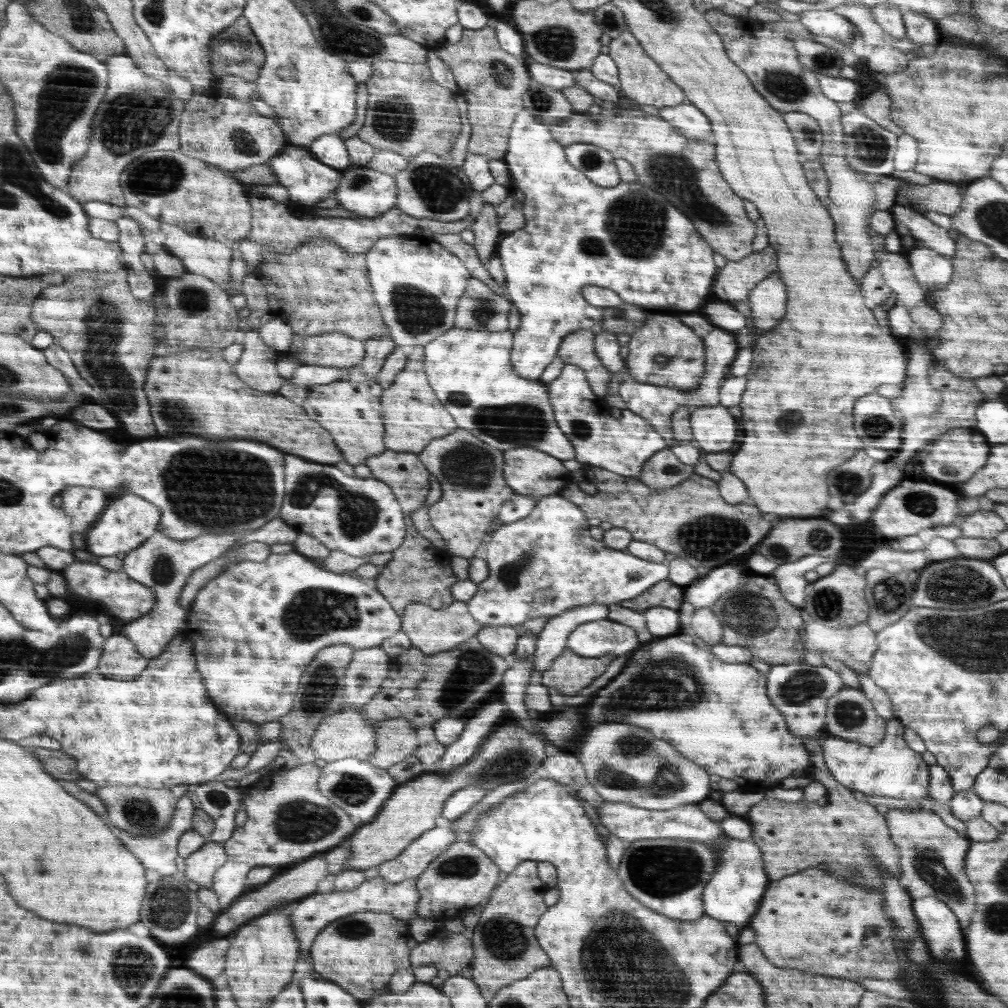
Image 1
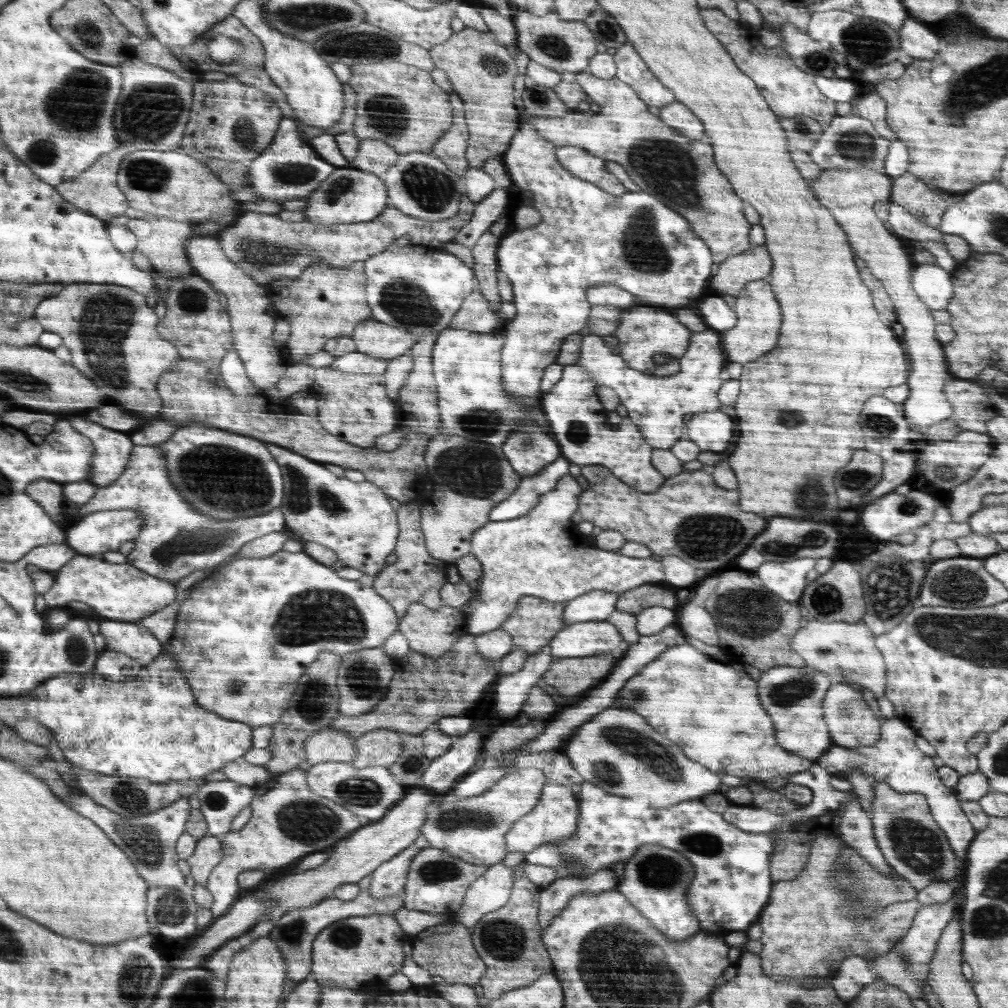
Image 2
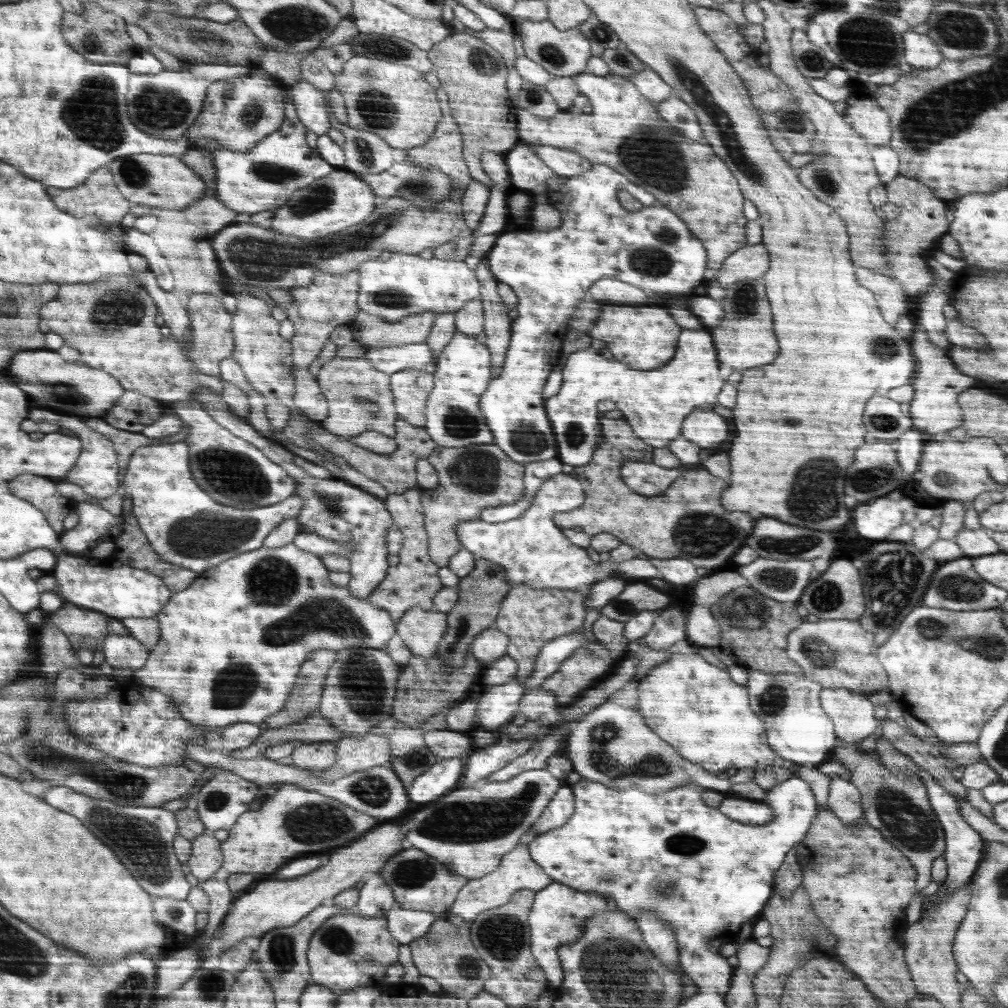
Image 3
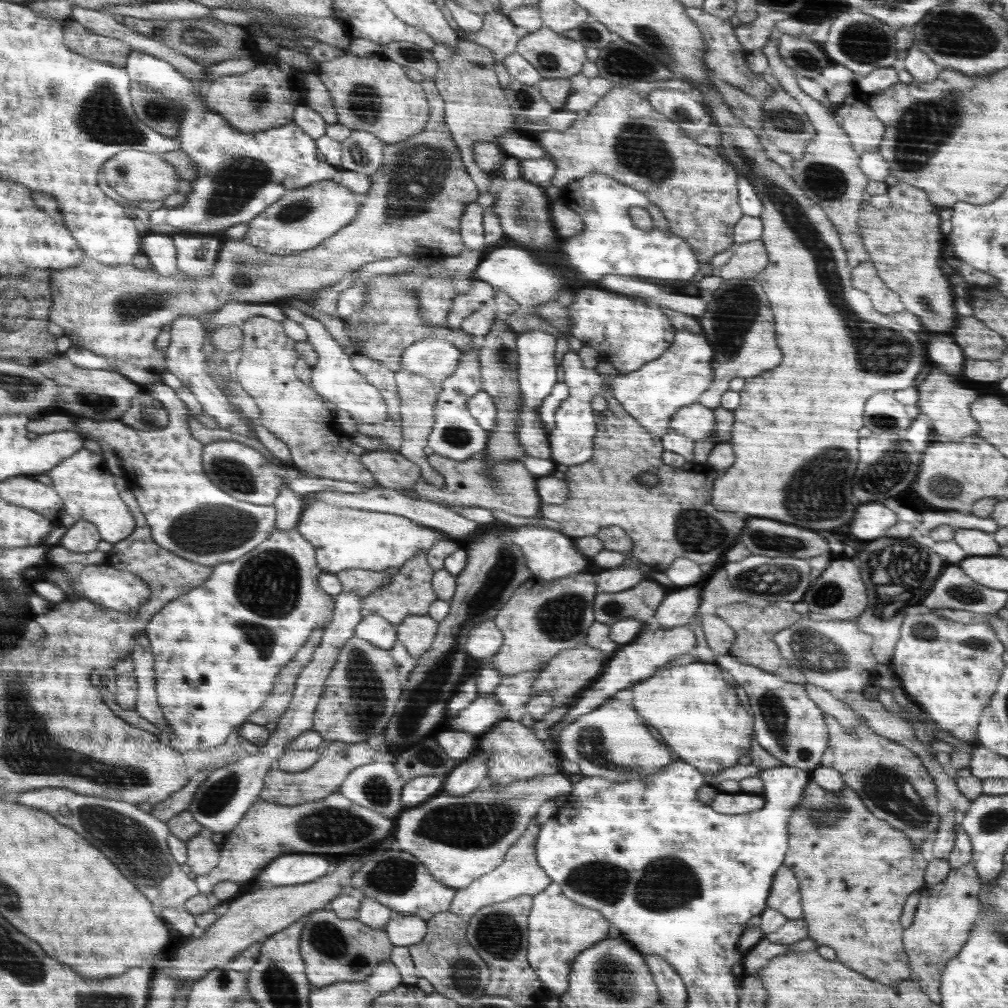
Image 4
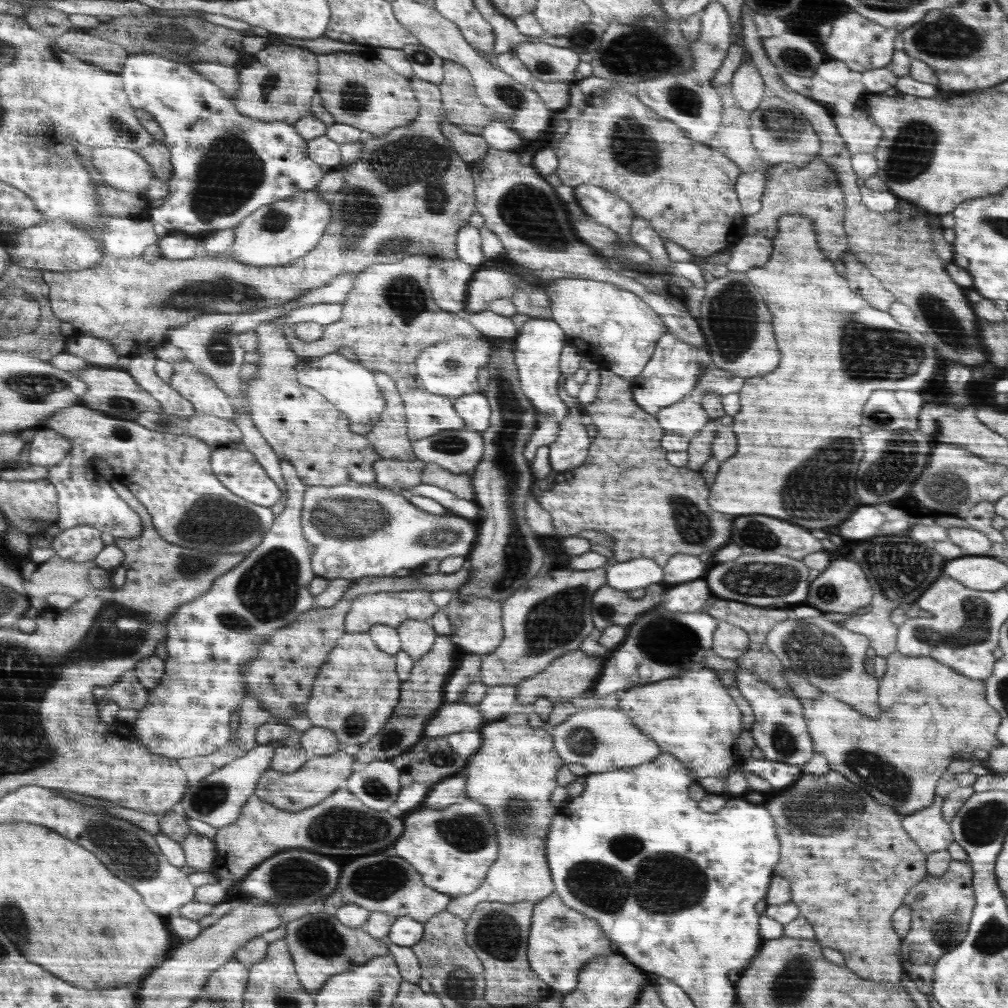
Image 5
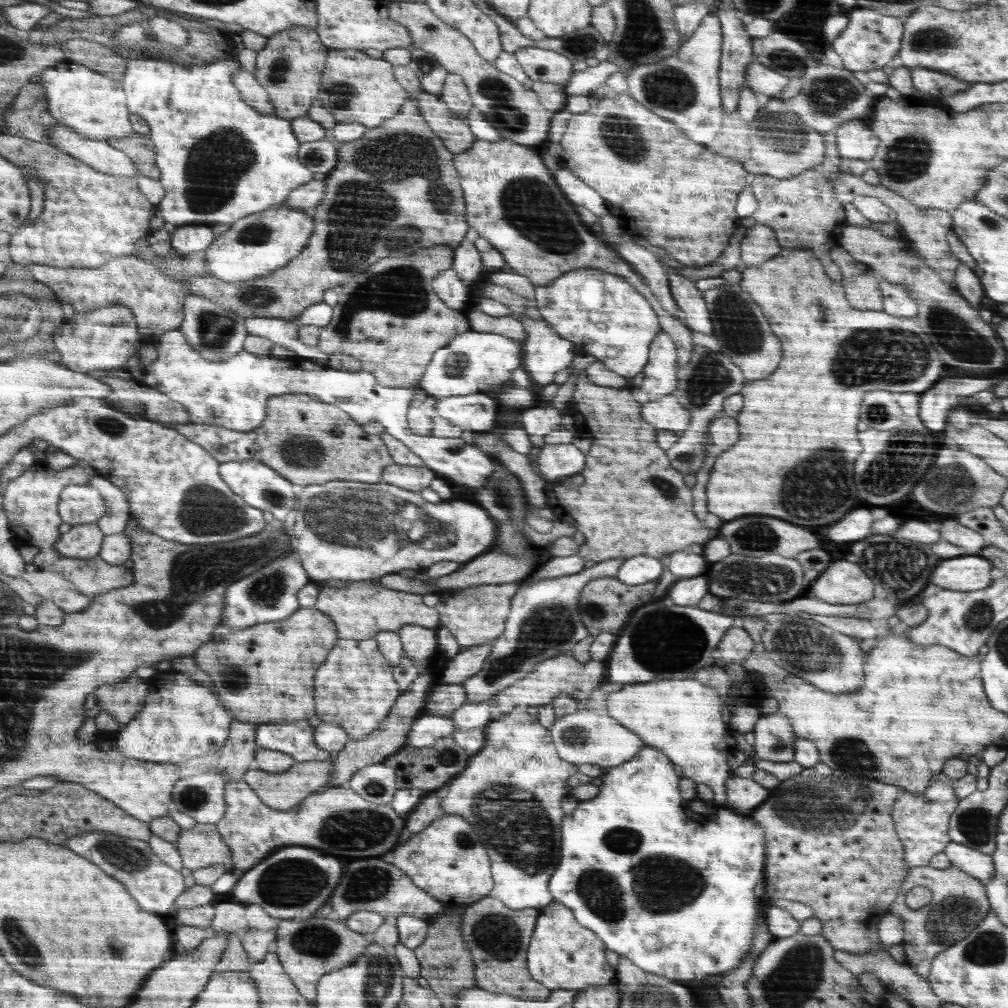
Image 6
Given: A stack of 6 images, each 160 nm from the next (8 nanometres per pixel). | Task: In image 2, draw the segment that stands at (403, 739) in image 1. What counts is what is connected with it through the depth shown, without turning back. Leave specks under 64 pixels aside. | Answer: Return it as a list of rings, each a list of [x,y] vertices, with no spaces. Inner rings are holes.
[[[374,729],[356,738],[357,756],[352,760],[356,768],[391,767],[401,757],[404,745],[399,731]]]

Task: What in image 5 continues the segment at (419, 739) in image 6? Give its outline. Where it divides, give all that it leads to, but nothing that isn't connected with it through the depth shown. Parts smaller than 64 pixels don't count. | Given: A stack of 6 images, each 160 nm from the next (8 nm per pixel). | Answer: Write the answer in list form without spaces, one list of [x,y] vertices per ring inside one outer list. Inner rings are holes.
[[[462,702],[442,705],[430,724],[426,725],[426,738],[435,739],[438,737],[447,737],[448,735],[459,733],[464,730],[481,730],[483,714],[476,705],[469,705]]]

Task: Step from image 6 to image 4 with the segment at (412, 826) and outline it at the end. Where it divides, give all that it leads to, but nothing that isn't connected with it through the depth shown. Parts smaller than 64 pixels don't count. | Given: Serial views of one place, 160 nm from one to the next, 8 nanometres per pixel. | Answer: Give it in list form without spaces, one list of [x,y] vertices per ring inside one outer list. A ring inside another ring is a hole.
[[[486,754],[470,757],[468,762],[460,762],[443,782],[442,792],[451,795],[465,795],[484,785],[489,774],[489,758]]]

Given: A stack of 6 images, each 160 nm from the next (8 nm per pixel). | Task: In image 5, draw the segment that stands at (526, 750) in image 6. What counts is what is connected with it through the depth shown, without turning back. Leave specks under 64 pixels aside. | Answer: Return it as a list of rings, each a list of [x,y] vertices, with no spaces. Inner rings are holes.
[[[515,711],[504,718],[486,723],[481,727],[482,746],[468,764],[465,791],[461,798],[480,801],[492,814],[498,839],[498,856],[494,863],[494,872],[490,872],[490,880],[478,887],[478,892],[471,892],[462,897],[453,897],[446,911],[465,921],[471,917],[481,903],[520,903],[530,901],[534,904],[542,902],[556,890],[551,879],[551,872],[546,862],[546,841],[549,826],[556,810],[550,806],[550,794],[556,788],[556,772],[564,764],[564,760],[556,754],[556,746],[546,730],[534,730],[528,726],[528,718],[524,713]]]

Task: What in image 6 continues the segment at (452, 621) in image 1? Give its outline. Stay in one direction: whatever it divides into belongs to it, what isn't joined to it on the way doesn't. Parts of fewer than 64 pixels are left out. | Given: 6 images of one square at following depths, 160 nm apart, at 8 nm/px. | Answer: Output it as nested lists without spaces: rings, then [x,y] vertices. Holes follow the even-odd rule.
[[[408,625],[398,629],[405,656],[417,663],[422,662],[422,658],[428,658],[436,648],[437,634],[434,634],[434,631],[418,625]]]

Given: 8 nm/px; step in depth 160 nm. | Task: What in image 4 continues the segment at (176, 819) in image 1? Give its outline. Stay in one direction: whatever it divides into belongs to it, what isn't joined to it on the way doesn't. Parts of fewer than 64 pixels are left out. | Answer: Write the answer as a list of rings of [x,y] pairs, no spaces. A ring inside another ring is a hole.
[[[46,787],[34,789],[17,794],[15,798],[16,801],[20,801],[23,805],[54,814],[62,824],[71,826],[80,836],[90,840],[90,844],[94,844],[94,848],[102,848],[102,852],[112,860],[112,864],[128,880],[134,880],[134,886],[156,907],[184,906],[193,896],[198,895],[199,888],[196,888],[195,880],[192,880],[190,876],[186,876],[180,870],[180,864],[174,860],[173,853],[168,848],[168,838],[172,834],[169,831],[169,825],[155,817],[152,813],[146,813],[136,807],[135,804],[127,803],[123,800],[112,800],[103,796],[86,796],[67,788]]]

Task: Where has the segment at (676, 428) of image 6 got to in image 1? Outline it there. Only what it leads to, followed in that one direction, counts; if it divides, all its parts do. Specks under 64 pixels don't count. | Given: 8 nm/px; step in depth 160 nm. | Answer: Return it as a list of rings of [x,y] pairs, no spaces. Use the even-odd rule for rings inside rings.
[[[718,404],[718,408],[698,407],[694,409],[692,414],[692,427],[693,436],[696,438],[696,442],[694,443],[707,453],[724,452],[736,440],[736,418],[721,404]]]

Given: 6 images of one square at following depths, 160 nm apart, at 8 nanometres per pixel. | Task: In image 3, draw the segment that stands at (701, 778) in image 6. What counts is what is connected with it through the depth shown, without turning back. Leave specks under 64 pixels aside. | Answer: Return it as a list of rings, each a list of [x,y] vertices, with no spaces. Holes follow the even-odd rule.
[[[696,652],[688,654],[672,653],[670,658],[662,664],[658,664],[651,669],[650,674],[645,675],[638,681],[638,710],[646,718],[645,723],[658,732],[658,736],[666,736],[666,741],[674,744],[686,760],[700,764],[708,772],[715,775],[725,774],[726,768],[765,768],[766,766],[780,766],[780,768],[793,768],[800,766],[784,760],[769,747],[766,736],[765,721],[761,719],[750,708],[748,702],[748,688],[730,682],[728,670],[724,671],[708,663]]]

